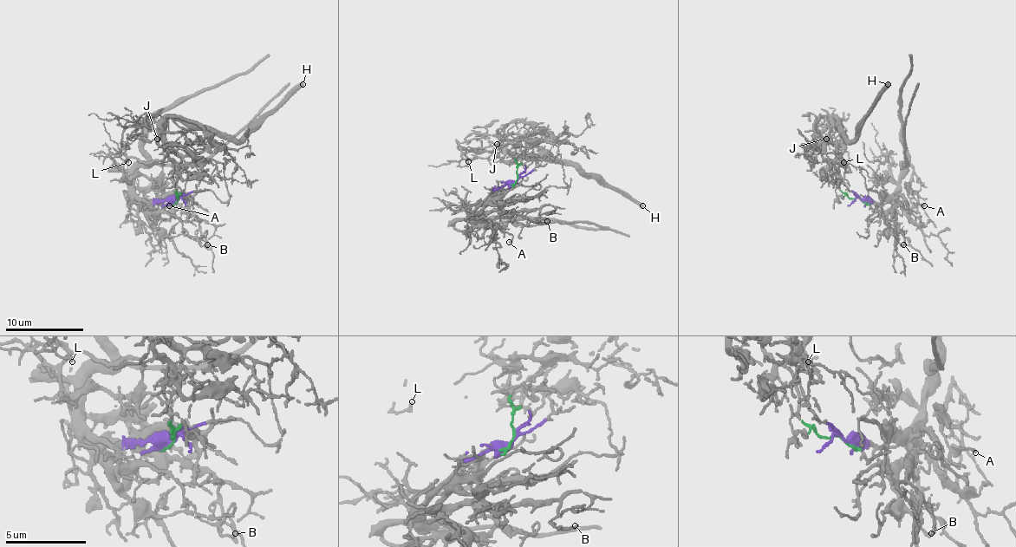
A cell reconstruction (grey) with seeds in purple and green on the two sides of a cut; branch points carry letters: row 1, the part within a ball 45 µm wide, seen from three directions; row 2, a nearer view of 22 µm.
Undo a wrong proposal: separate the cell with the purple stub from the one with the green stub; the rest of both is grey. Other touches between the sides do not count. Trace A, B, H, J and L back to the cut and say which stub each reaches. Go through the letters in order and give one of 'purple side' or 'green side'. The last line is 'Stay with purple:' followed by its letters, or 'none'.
A: purple side
B: purple side
H: green side
J: green side
L: green side
Stay with purple: A, B

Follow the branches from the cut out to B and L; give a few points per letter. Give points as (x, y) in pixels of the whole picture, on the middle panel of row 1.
B: (514, 180), (495, 188), (481, 210), (537, 210), (536, 221), (548, 221)
L: (517, 180), (514, 147), (506, 140), (472, 159), (464, 155), (458, 165), (467, 161)

